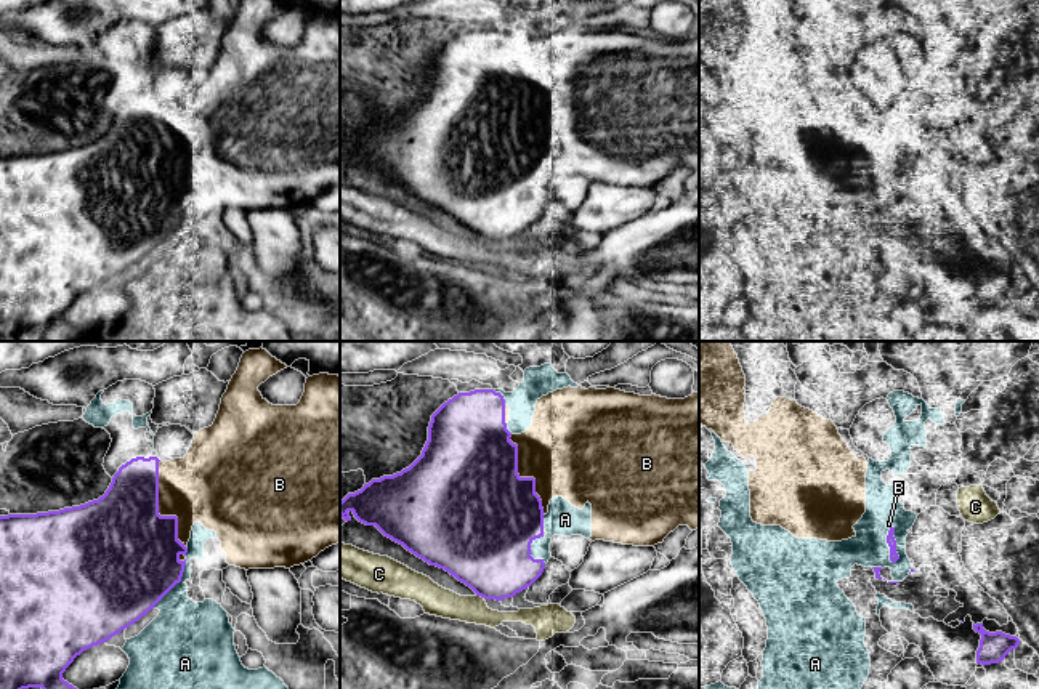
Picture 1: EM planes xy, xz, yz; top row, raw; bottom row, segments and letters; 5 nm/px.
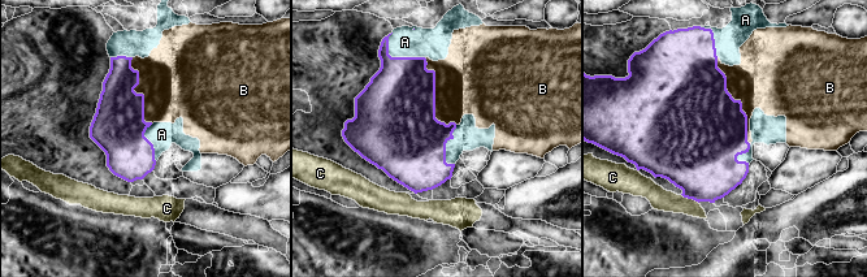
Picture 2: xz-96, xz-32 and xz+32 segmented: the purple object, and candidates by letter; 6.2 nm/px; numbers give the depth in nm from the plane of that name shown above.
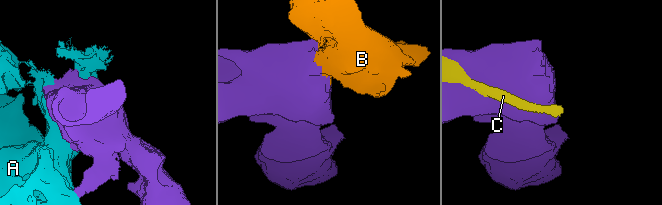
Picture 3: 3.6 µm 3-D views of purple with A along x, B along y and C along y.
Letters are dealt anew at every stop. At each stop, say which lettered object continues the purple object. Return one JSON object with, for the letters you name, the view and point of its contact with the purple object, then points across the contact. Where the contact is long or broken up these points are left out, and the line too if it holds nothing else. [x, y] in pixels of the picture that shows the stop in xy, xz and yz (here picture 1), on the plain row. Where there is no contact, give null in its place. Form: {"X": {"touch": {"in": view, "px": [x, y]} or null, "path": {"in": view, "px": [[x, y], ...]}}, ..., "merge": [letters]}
{"B": {"touch": {"in": "xy", "px": [157, 151]}}, "merge": ["B"]}

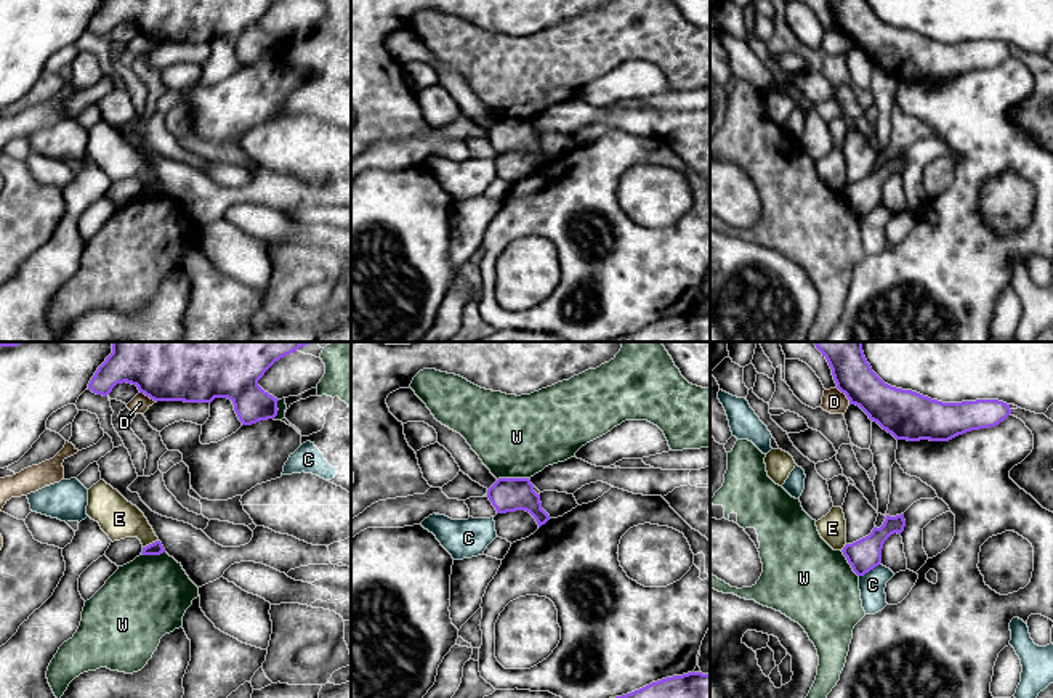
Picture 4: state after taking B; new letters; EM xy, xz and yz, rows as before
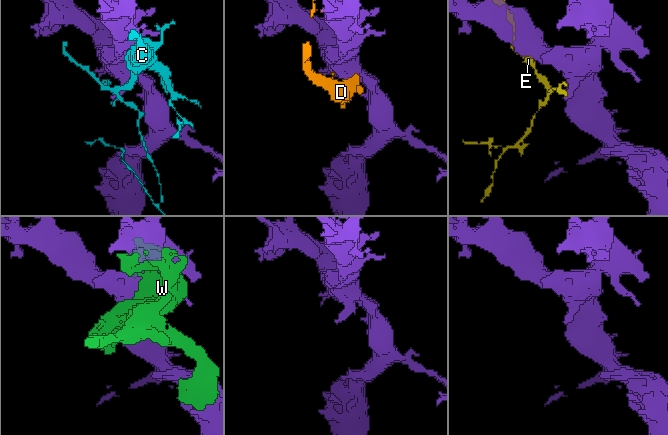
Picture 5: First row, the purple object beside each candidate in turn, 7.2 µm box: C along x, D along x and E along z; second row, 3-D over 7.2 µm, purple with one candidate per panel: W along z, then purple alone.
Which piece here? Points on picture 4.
{"merge": []}

